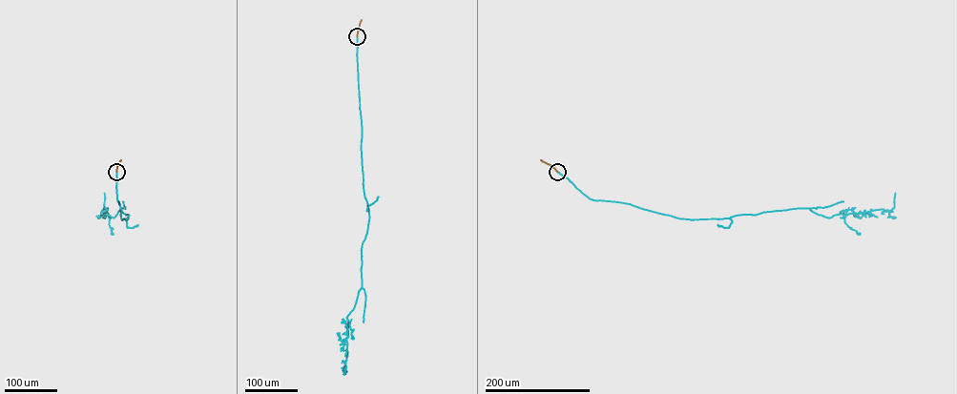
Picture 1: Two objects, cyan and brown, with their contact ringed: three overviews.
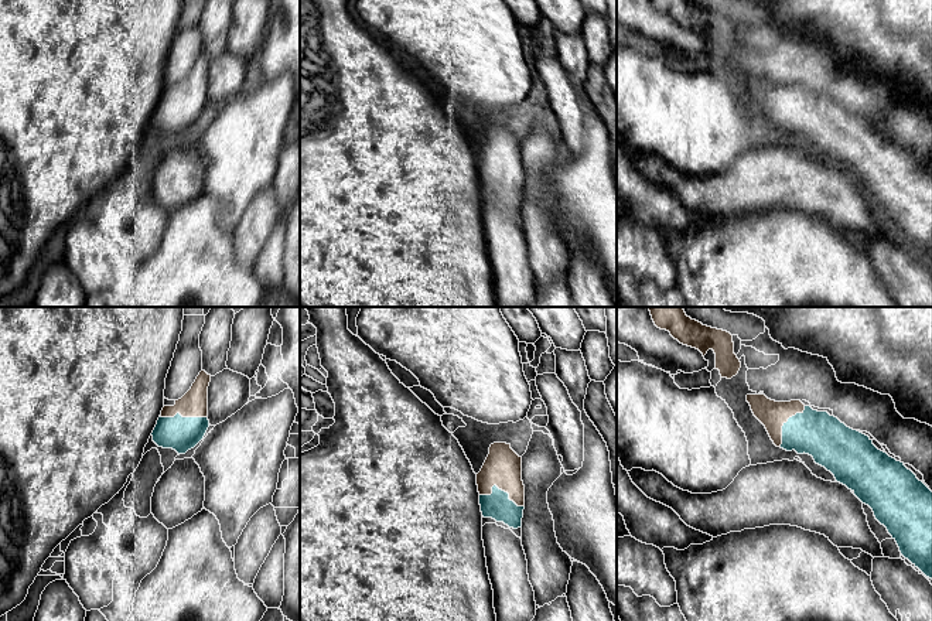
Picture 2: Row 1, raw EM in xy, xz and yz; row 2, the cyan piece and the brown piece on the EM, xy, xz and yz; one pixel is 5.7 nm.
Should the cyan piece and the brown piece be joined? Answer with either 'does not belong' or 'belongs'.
belongs

